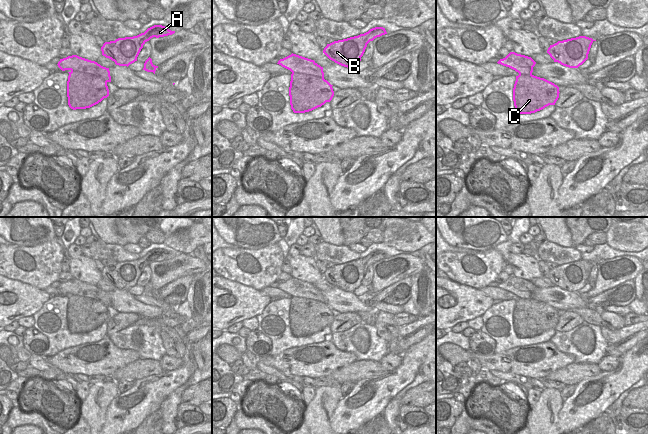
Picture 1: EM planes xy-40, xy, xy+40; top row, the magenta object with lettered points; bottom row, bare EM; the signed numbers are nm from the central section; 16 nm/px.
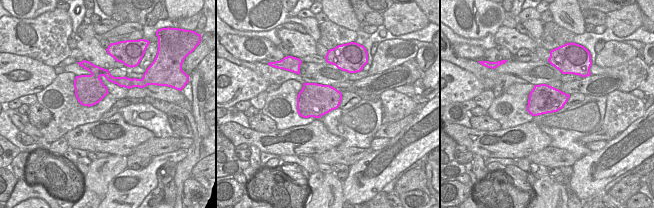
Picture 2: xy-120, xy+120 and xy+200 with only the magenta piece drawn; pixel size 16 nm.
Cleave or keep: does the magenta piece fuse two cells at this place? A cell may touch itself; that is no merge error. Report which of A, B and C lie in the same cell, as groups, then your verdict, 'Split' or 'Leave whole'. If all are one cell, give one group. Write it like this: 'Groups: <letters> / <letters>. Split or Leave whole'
Groups: A / B C. Split.

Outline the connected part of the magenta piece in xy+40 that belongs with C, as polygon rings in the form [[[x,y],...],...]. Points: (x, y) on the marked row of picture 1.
[[[534,75],[516,76],[513,101],[518,114],[531,114],[555,105],[559,98],[559,87]]]

